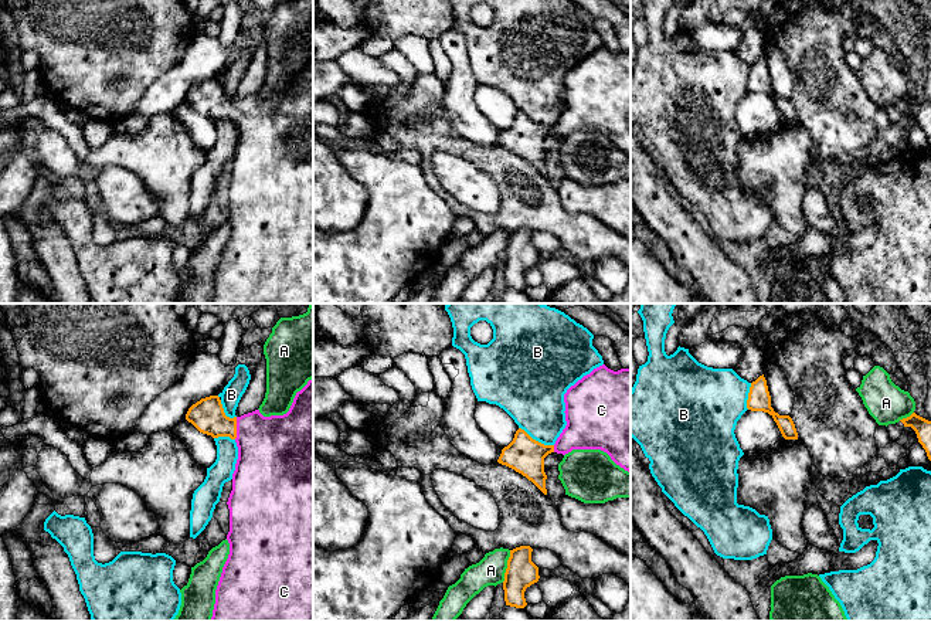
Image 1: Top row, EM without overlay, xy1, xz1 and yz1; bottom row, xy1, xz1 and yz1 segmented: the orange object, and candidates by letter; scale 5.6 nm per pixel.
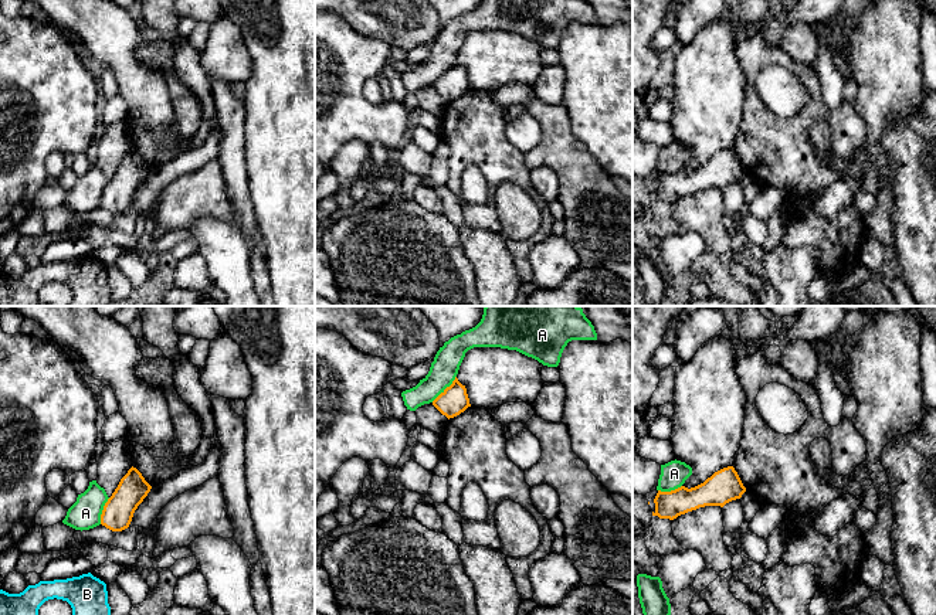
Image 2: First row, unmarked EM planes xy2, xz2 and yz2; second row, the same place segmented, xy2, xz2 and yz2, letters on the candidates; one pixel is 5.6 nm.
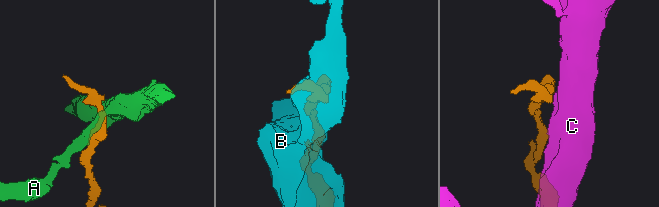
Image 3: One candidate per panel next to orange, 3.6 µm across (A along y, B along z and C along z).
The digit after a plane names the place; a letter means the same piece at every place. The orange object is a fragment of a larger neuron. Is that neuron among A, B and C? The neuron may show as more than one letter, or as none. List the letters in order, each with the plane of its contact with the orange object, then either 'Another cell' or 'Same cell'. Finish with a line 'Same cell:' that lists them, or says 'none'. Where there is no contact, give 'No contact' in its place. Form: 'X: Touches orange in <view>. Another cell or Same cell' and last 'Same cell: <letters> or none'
A: Touches orange in xz1. Another cell
B: Touches orange in xz1. Another cell
C: Touches orange in xy1. Same cell
Same cell: C

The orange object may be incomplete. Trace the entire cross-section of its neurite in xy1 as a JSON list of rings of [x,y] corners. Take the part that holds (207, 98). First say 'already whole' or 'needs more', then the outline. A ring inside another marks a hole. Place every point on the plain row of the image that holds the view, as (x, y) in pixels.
needs more; [[[313,61],[296,75],[289,94],[283,98],[264,99],[259,92],[255,92],[241,99],[230,101],[224,95],[220,79],[210,78],[193,86],[186,96],[186,102],[200,115],[213,121],[230,119],[238,129],[232,173],[227,184],[230,191],[230,214],[227,217],[230,237],[215,272],[211,303],[313,303]]]

